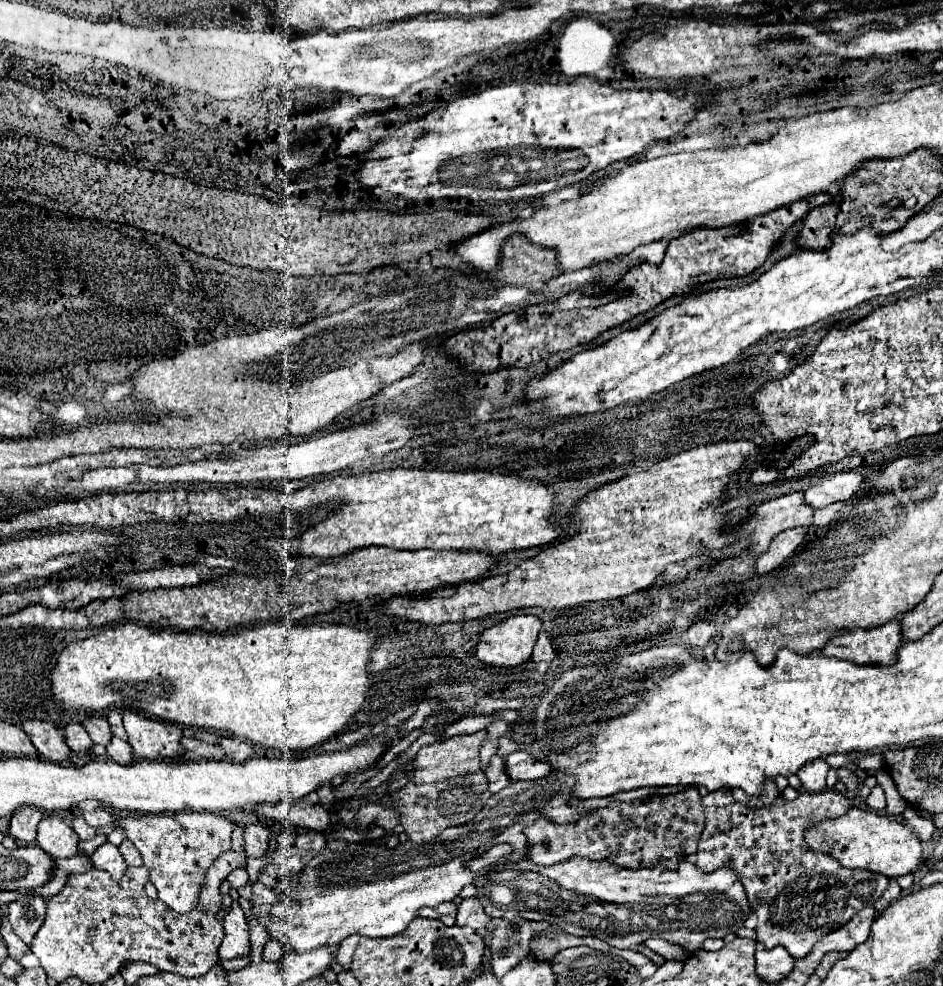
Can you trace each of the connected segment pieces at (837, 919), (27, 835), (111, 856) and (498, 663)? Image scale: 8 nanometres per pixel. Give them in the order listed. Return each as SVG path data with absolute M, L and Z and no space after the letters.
M718 789L708 793L702 799L704 807L704 831L700 835L698 843L698 861L696 865L710 873L714 869L720 869L722 865L734 869L744 883L748 901L752 909L758 915L758 927L756 935L758 941L762 941L768 949L782 945L790 951L792 957L800 959L808 955L812 945L820 941L826 933L846 925L850 917L854 917L860 909L866 905L874 905L882 893L888 887L888 877L882 877L880 873L866 873L864 869L844 869L834 857L826 853L816 853L812 851L806 841L804 841L804 831L822 819L836 819L852 803L842 797L838 791L820 791L820 793L800 793L794 801L786 801L782 795L776 797L770 805L760 807L760 809L750 809L738 801L734 801L730 789Z
M36 807L18 809L10 821L10 837L14 837L20 843L32 845L36 837L36 825L42 821L42 817L42 811L38 811Z
M112 843L100 845L100 847L90 855L90 859L92 859L92 867L110 873L110 877L114 877L116 881L118 881L118 877L122 877L124 871L126 871L126 863L124 863L124 859L120 857L118 847L114 847Z
M516 615L480 635L476 657L490 667L516 667L530 659L542 621L536 615Z

